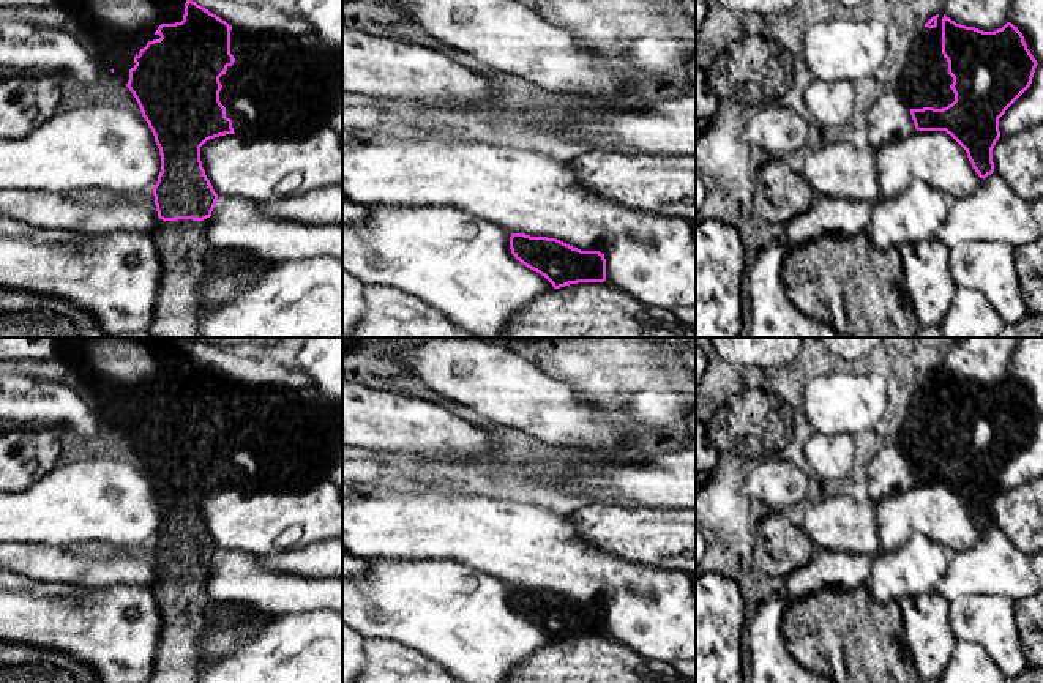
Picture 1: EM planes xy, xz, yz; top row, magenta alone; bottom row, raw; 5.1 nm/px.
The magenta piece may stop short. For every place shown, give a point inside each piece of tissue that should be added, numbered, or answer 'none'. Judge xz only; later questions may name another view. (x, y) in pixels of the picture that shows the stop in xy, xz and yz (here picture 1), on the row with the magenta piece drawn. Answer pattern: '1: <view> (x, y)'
none

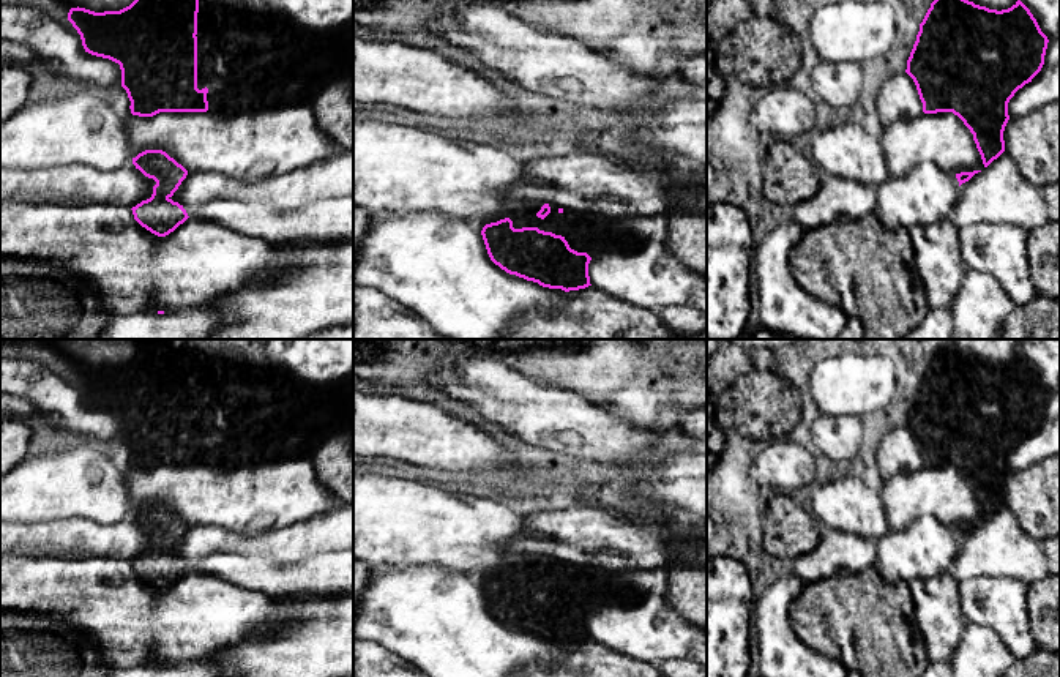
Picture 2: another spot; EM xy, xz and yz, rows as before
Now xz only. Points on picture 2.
1: xz (584, 235)

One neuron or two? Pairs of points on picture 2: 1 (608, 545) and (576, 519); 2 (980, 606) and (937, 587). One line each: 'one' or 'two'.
1: one
2: two

